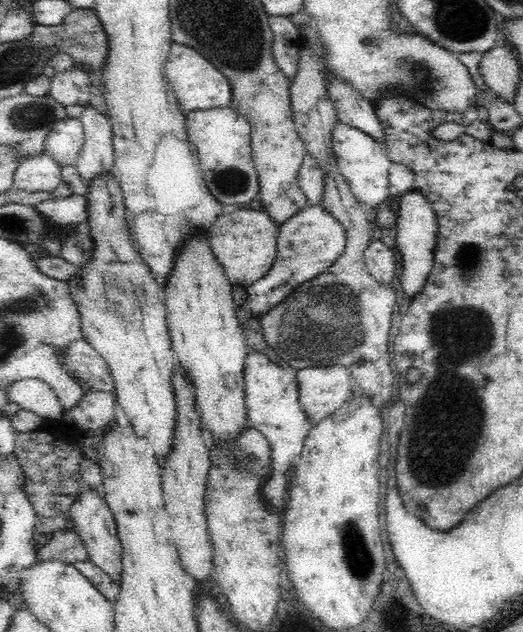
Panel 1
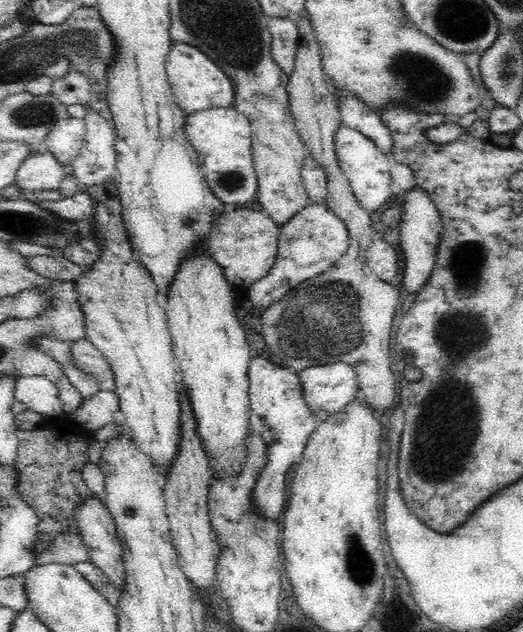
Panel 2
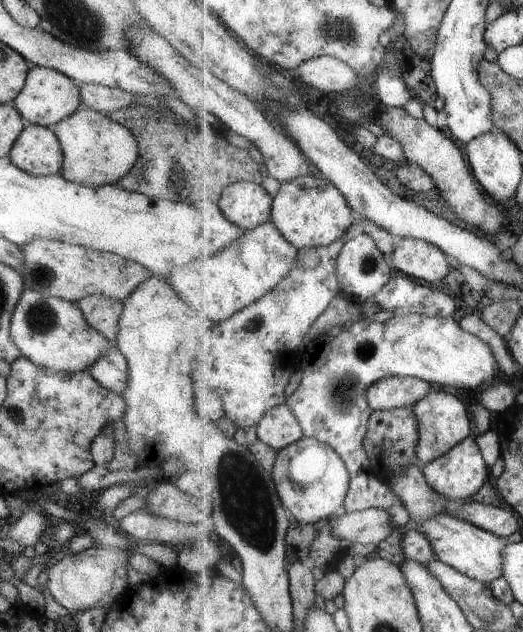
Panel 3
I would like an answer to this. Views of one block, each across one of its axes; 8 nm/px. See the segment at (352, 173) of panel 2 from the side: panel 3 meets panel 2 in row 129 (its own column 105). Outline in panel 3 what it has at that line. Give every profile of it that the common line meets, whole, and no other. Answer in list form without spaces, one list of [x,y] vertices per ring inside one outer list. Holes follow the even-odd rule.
[[[23,287],[17,304],[11,313],[10,336],[15,346],[35,366],[51,372],[87,372],[89,364],[95,364],[99,356],[115,348],[102,334],[91,328],[74,302],[45,296],[43,293]]]

